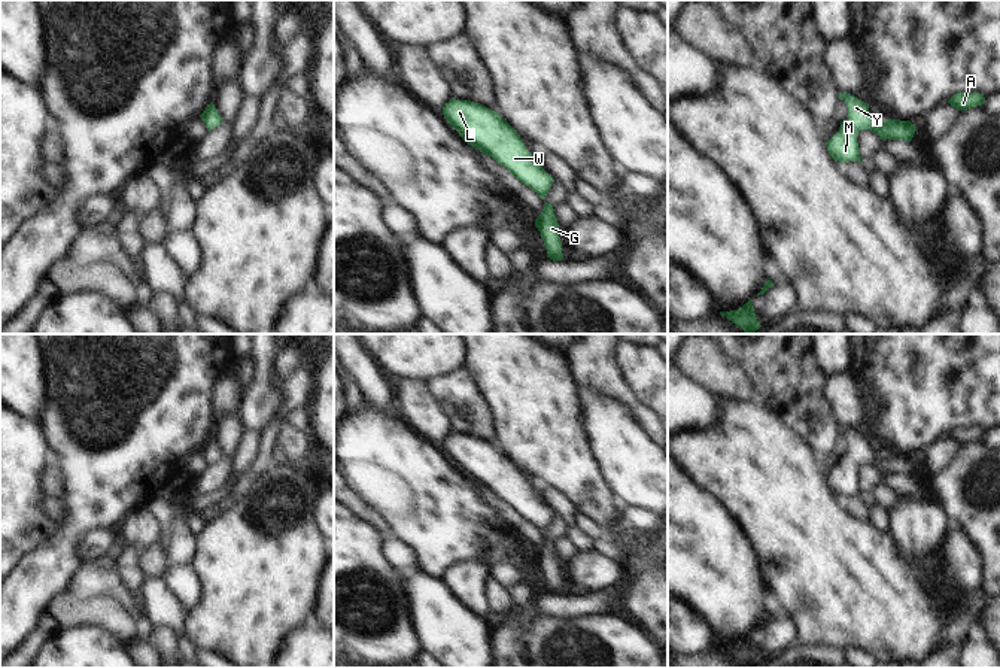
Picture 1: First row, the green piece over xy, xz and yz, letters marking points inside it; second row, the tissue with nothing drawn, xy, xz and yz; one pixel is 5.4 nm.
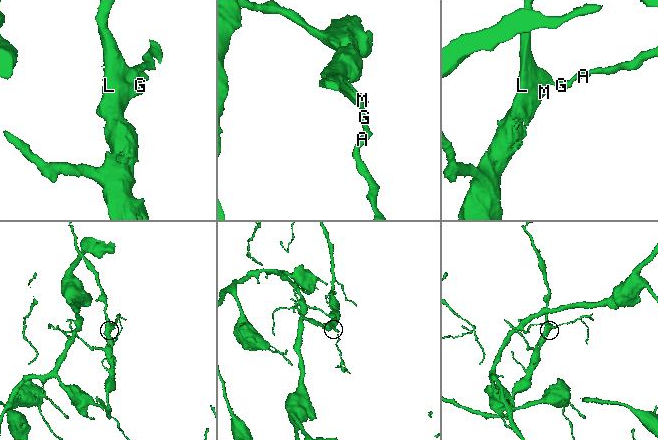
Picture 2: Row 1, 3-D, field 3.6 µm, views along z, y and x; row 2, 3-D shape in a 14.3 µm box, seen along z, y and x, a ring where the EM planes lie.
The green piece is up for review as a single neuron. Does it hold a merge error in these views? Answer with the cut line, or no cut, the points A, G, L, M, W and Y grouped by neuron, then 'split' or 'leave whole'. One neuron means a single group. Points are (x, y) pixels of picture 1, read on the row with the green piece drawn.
cut none; groups A G L M W Y; leave whole

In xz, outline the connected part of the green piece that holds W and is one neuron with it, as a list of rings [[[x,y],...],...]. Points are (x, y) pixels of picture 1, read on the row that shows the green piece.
[[[455,97],[443,106],[443,115],[472,148],[492,157],[517,180],[545,198],[554,179],[525,146],[520,134],[498,112],[471,100]]]

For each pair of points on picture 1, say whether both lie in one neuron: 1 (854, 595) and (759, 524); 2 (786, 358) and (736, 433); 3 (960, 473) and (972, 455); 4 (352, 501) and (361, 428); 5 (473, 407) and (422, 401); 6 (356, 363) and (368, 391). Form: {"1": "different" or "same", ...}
{"1": "same", "2": "different", "3": "same", "4": "different", "5": "different", "6": "same"}

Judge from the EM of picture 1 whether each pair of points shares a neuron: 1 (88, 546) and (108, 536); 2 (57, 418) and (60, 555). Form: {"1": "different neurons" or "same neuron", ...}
{"1": "same neuron", "2": "same neuron"}

